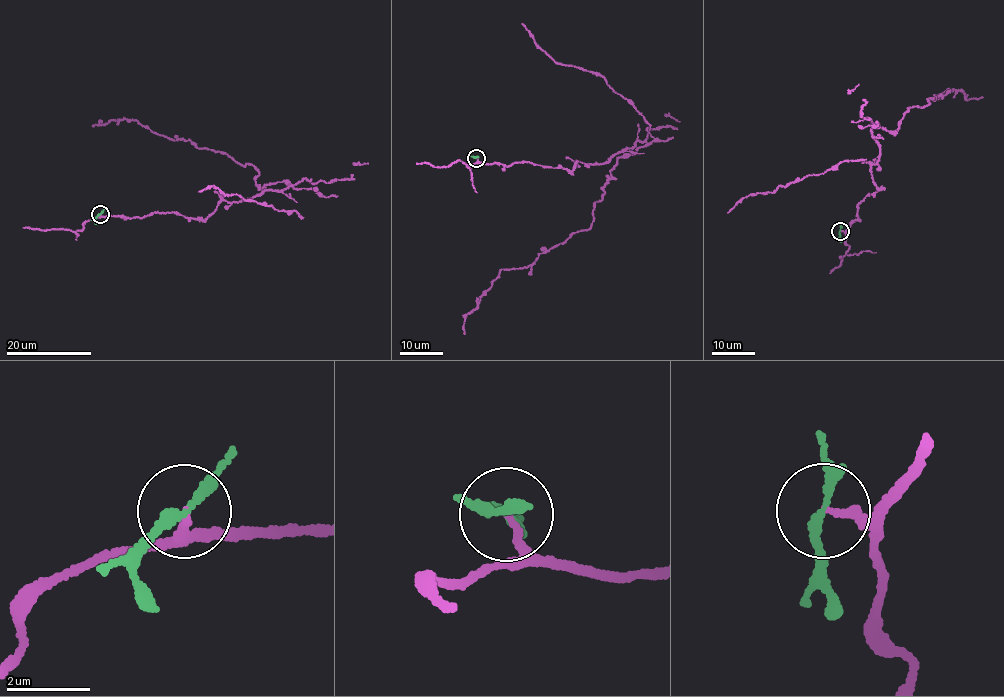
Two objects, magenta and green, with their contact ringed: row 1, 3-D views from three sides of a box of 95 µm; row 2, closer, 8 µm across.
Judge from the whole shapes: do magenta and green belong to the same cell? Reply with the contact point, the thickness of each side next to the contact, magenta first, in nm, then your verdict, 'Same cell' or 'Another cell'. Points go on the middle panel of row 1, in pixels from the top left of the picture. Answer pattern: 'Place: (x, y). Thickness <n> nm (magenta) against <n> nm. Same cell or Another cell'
Place: (476, 158). Thickness 180 nm (magenta) against 190 nm. Another cell

